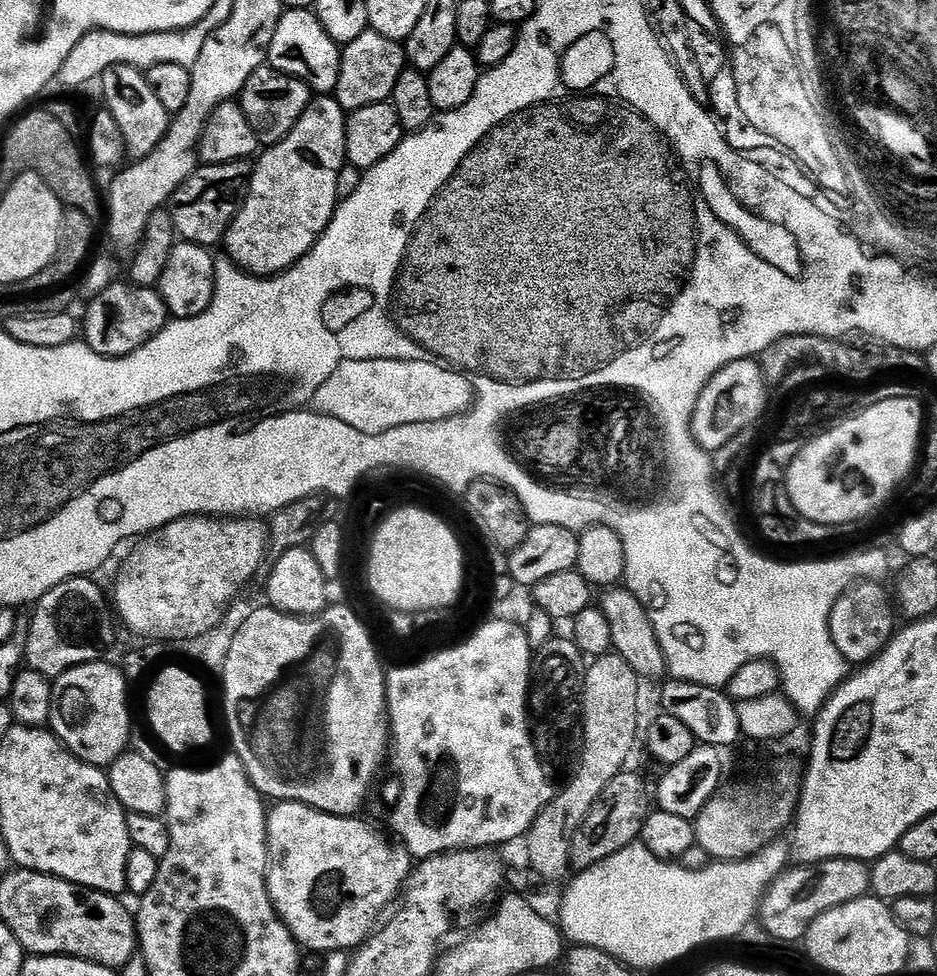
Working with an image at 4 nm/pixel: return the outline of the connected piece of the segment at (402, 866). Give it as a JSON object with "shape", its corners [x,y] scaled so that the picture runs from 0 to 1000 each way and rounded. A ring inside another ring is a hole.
{"shape":[[[299,822],[291,828],[286,832],[285,900],[286,918],[296,939],[312,954],[321,972],[349,977],[383,971],[402,950],[406,933],[428,917],[440,895],[442,879],[434,869],[413,865],[384,838],[354,836],[326,824]]]}

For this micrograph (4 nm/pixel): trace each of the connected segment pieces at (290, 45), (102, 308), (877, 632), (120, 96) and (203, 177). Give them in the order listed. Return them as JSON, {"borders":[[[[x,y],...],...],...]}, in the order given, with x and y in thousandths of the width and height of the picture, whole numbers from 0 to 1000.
{"borders":[[[[307,8],[303,17],[297,23],[297,31],[292,31],[292,43],[288,43],[285,65],[295,70],[301,76],[309,76],[322,84],[327,84],[329,89],[337,96],[354,96],[359,93],[361,76],[363,75],[363,54],[364,46],[348,35],[344,23],[337,17],[336,11],[327,8]]],[[[123,289],[111,297],[107,303],[100,305],[93,313],[94,321],[88,324],[88,344],[94,356],[99,357],[107,365],[116,367],[122,365],[138,365],[143,359],[156,355],[166,343],[180,331],[179,316],[175,311],[175,306],[171,304],[166,295],[148,295],[146,291],[140,289]]],[[[923,593],[903,603],[890,617],[884,634],[886,650],[890,662],[894,662],[894,670],[899,670],[906,681],[921,682],[932,676],[958,647],[958,627],[954,622],[953,612],[943,601],[942,597]]],[[[122,68],[113,72],[109,79],[111,86],[111,102],[114,114],[120,116],[120,120],[126,125],[126,129],[132,137],[132,149],[138,157],[142,156],[142,161],[148,162],[159,160],[160,157],[173,145],[173,141],[179,133],[181,126],[181,116],[177,109],[164,96],[162,89],[158,87],[157,77],[148,70],[139,68]]],[[[251,164],[244,168],[218,168],[210,172],[209,177],[184,200],[181,206],[189,243],[203,250],[215,250],[221,255],[225,255],[226,250],[234,251],[265,201],[269,173],[270,169],[264,164]]]]}

